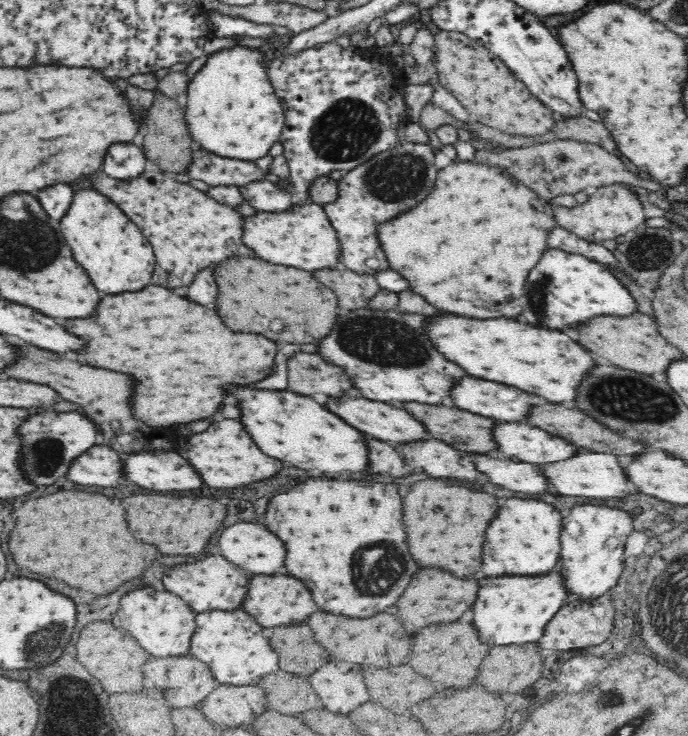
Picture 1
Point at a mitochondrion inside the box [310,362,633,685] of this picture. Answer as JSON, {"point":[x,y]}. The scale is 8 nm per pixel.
{"point":[379,566]}

